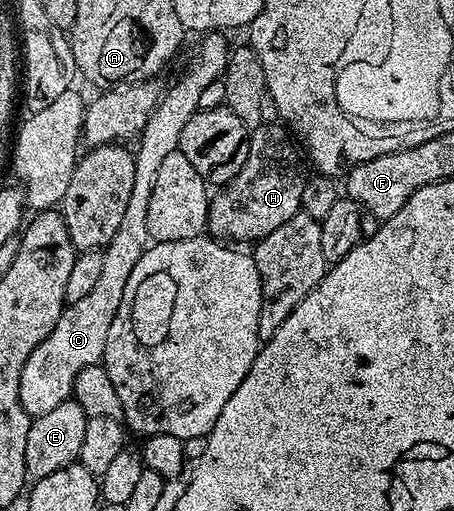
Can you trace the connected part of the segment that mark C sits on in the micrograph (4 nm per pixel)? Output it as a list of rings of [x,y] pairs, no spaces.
[[[209,31],[199,36],[200,44],[188,63],[188,68],[172,83],[172,88],[165,90],[160,96],[160,102],[150,113],[146,125],[140,130],[138,142],[134,147],[134,187],[131,190],[130,201],[127,202],[126,213],[118,224],[118,231],[103,248],[102,270],[98,272],[98,282],[94,290],[82,301],[67,304],[64,312],[58,317],[58,325],[30,353],[26,365],[22,365],[22,375],[18,381],[18,397],[22,409],[33,417],[42,413],[50,413],[62,401],[73,398],[72,387],[76,383],[78,373],[87,367],[95,367],[104,358],[106,349],[106,333],[110,333],[110,324],[114,321],[114,313],[118,313],[118,305],[122,305],[122,293],[126,290],[126,281],[138,265],[138,257],[148,250],[150,240],[146,229],[146,209],[150,205],[150,189],[154,187],[154,177],[162,160],[170,157],[170,153],[178,150],[182,129],[186,121],[198,109],[198,96],[202,89],[210,85],[210,81],[221,78],[224,66],[228,63],[230,42],[227,34],[220,31]]]

